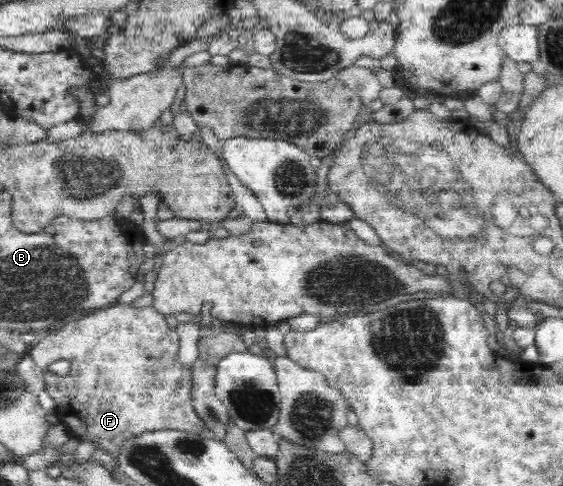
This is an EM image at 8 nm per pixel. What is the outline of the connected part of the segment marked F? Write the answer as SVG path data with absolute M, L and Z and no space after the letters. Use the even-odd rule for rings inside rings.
M116 302L70 321L53 333L49 331L47 337L28 348L27 354L45 372L46 390L56 403L54 412L59 423L63 423L81 441L97 441L99 449L117 456L126 440L141 436L141 433L173 429L211 437L191 404L192 366L185 366L177 360L179 347L178 333L169 328L165 316L153 305L135 308L132 304ZM61 359L70 363L70 372L65 376L47 368Z

